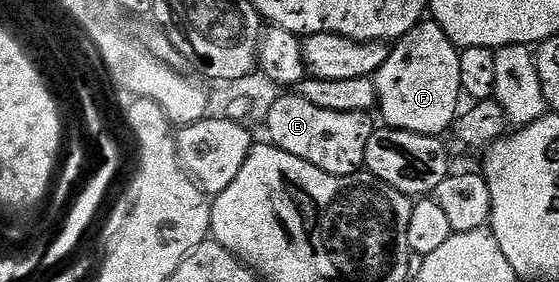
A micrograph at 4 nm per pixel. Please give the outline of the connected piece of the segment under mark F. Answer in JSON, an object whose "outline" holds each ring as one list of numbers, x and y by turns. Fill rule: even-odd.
{"outline":[[424,19,409,30,404,37,394,42,388,52,385,63,373,74,375,90,377,91,377,113,383,116,382,124,388,129,400,129,410,133,420,133,426,137,439,137,450,130,460,112,459,97,463,93,461,87,460,50,445,35,445,31,434,19]]}

